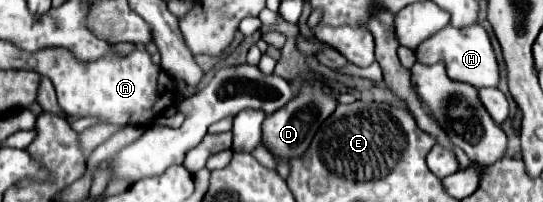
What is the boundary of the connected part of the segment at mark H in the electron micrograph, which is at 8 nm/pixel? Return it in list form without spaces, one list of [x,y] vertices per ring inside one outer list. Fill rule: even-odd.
[[[451,24],[427,38],[419,48],[415,50],[417,60],[423,64],[435,64],[437,60],[443,60],[447,64],[447,74],[453,80],[473,84],[475,88],[497,88],[501,74],[499,74],[499,64],[497,56],[493,52],[491,40],[487,30],[481,24],[469,26],[469,28],[453,28]]]

